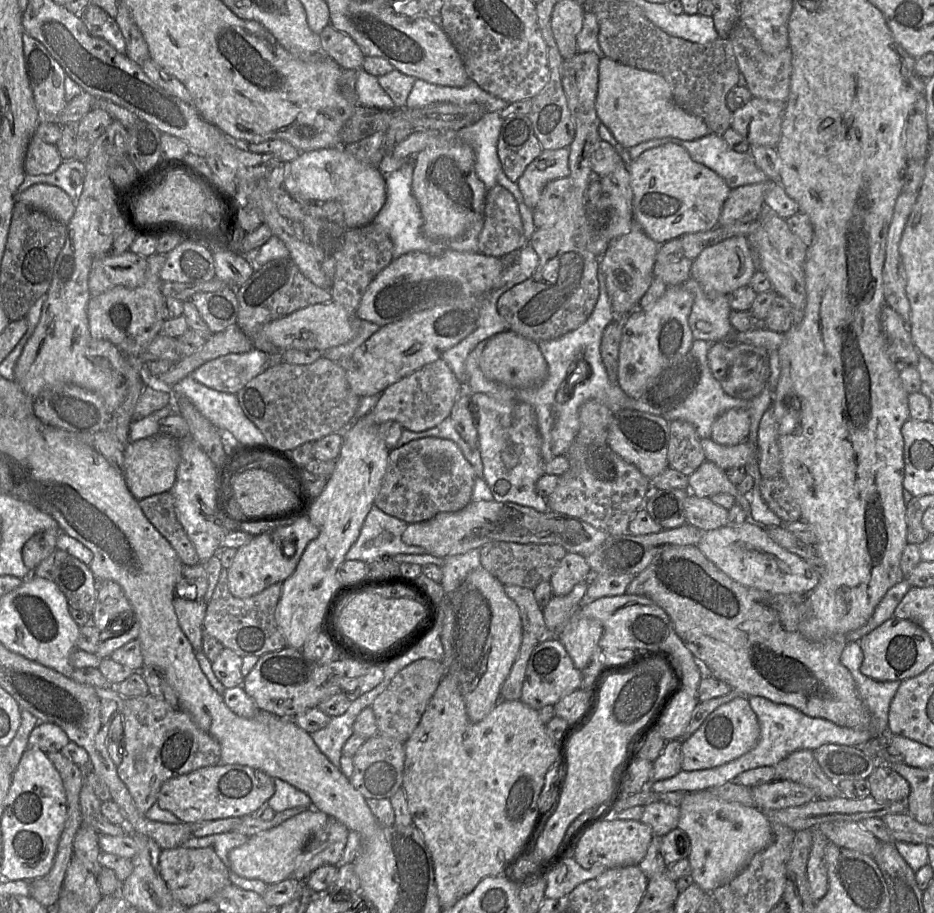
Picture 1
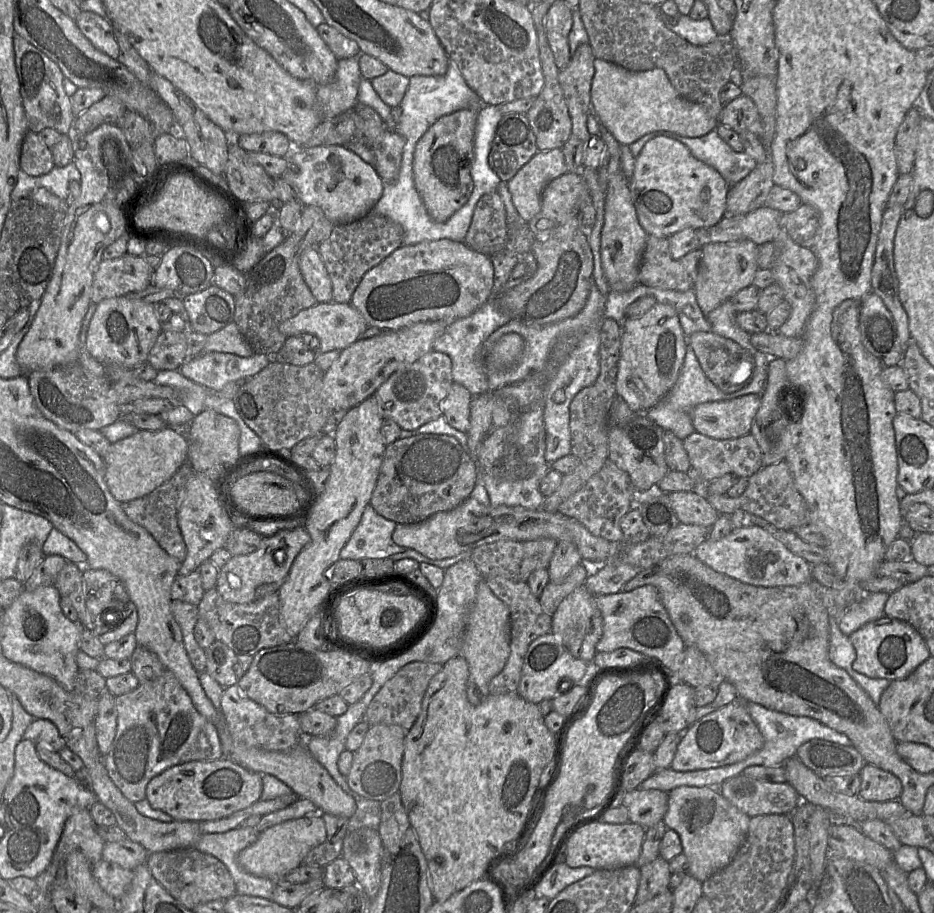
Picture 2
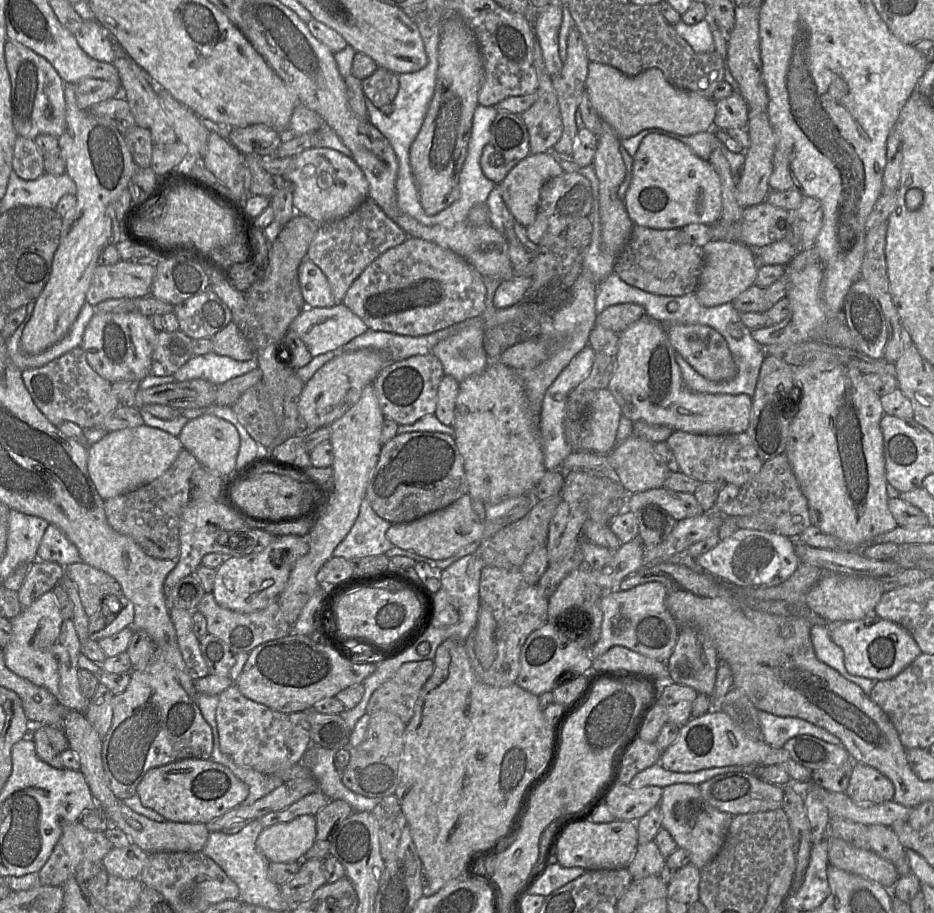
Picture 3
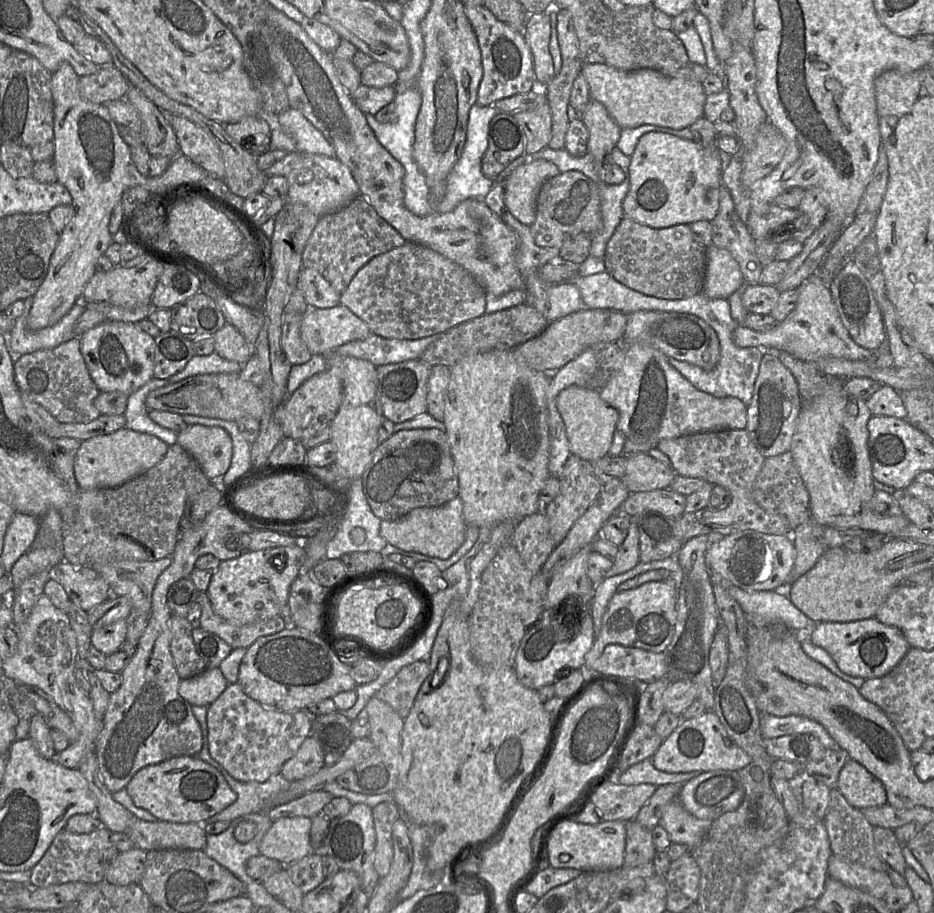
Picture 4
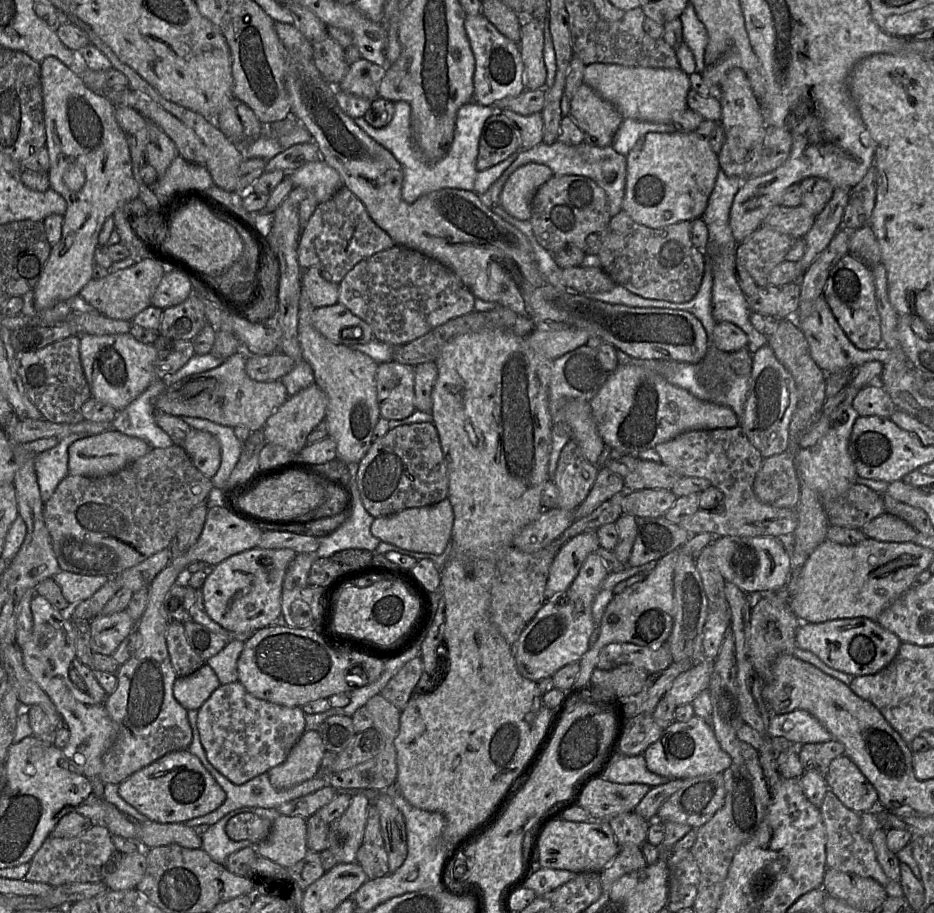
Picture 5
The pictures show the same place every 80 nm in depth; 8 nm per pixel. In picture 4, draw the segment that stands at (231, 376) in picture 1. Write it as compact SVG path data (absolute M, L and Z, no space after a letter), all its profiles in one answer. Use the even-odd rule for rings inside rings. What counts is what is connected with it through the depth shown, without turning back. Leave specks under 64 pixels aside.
M212 352L209 355L196 354L181 371L171 376L168 384L176 383L188 377L201 374L240 374L242 368L242 364L222 358L216 352Z

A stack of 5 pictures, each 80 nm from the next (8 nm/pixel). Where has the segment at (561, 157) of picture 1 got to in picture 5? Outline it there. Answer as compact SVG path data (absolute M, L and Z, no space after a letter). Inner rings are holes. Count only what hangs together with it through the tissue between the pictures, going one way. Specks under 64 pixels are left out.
M530 162L518 167L502 188L501 205L513 217L530 220L536 191L553 176L551 168L544 164Z

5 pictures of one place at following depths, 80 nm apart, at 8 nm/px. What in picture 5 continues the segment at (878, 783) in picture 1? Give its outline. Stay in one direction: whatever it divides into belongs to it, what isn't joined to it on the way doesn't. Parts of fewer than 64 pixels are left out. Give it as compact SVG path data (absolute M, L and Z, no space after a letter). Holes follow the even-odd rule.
M845 754L830 763L825 780L829 791L850 810L863 813L879 808L877 790Z

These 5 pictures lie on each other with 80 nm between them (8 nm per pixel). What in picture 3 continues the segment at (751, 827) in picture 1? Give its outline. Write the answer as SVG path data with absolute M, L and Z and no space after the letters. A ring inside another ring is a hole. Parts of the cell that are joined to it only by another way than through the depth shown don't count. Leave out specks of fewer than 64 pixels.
M680 783L663 788L660 808L663 827L671 834L678 847L689 853L690 863L701 870L720 851L733 816L709 805L703 799L698 786Z

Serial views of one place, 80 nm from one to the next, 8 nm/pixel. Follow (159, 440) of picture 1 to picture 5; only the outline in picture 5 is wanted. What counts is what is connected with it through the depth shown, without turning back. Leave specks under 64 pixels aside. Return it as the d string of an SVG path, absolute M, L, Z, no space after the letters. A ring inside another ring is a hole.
M111 428L97 435L76 440L69 446L69 474L90 478L104 477L125 468L128 464L146 455L152 449L146 441L128 436Z

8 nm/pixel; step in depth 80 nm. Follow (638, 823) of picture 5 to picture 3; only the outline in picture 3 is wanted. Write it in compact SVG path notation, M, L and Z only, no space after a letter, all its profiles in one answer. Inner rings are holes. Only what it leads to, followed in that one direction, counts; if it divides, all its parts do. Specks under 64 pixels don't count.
M655 841L638 844L637 851L627 866L633 880L640 880L650 876L659 876L666 864Z

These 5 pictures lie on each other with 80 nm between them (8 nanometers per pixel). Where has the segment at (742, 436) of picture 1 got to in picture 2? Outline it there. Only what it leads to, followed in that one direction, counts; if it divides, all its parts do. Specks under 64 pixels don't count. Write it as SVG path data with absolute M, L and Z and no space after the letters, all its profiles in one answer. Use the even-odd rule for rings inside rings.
M747 394L730 400L699 404L692 410L693 427L696 432L719 440L747 435L760 399L759 395Z

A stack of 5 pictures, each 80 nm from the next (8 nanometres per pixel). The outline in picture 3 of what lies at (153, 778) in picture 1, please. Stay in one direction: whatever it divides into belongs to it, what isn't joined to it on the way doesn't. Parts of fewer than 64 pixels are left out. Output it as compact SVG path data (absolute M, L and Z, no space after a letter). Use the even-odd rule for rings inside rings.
M155 657L143 670L131 670L127 688L114 695L112 707L112 724L102 739L102 762L109 786L119 800L135 796L138 784L152 768L188 758L211 759L211 726L204 719L196 699L191 698L181 686L175 669L163 658Z

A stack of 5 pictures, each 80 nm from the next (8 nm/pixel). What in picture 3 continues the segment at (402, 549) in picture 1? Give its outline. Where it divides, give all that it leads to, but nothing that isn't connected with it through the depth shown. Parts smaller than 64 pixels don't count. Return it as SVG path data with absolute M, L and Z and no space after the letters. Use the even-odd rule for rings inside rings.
M365 497L354 525L334 549L333 556L350 560L354 557L385 554L396 547L386 537L386 531L391 525L376 514Z

